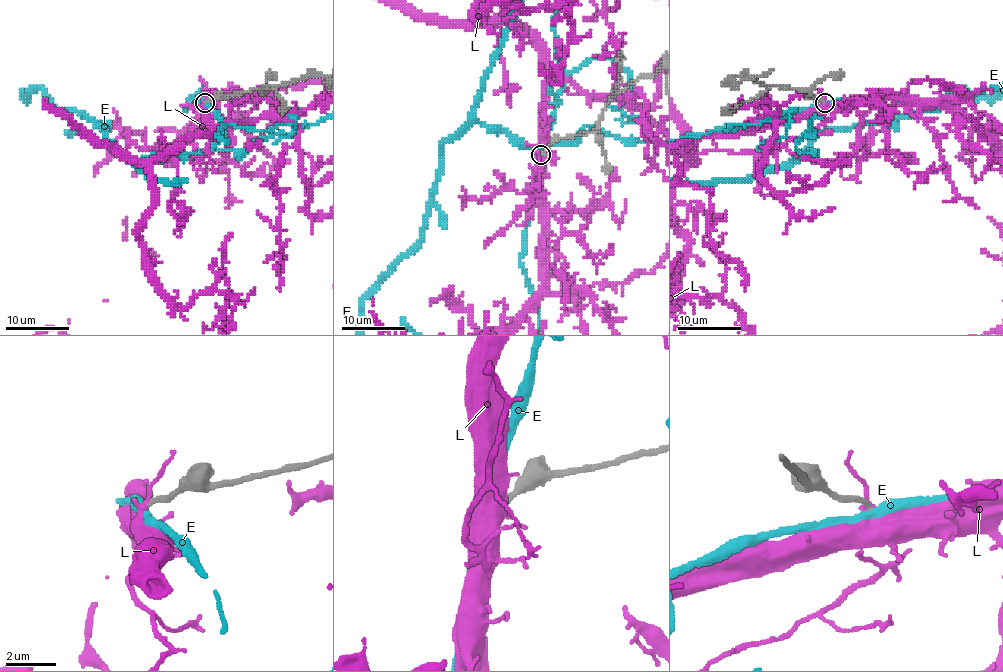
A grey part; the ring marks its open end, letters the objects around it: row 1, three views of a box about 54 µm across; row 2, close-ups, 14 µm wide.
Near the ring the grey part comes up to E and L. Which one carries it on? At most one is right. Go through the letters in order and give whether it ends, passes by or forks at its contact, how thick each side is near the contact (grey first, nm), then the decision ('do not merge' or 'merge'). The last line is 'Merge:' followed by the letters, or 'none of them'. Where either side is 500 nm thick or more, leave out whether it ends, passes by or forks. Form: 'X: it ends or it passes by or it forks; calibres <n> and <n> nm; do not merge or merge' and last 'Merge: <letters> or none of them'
E: it passes by; calibres 190 and 360 nm; do not merge
L: it passes by; calibres 220 and 320 nm; do not merge
Merge: none of them

